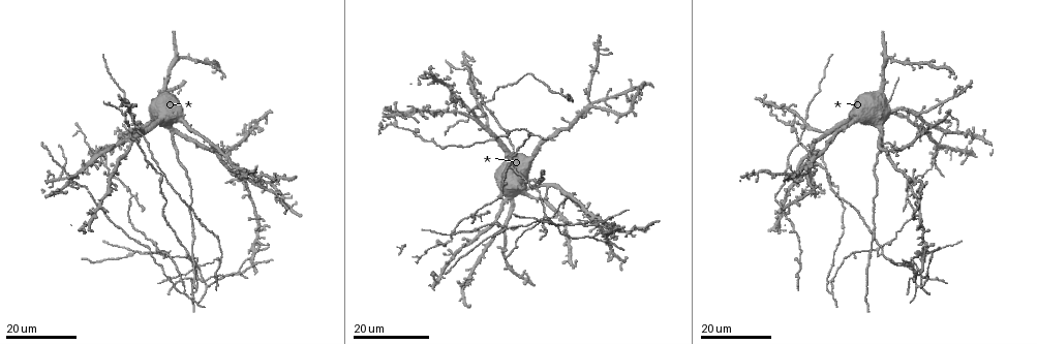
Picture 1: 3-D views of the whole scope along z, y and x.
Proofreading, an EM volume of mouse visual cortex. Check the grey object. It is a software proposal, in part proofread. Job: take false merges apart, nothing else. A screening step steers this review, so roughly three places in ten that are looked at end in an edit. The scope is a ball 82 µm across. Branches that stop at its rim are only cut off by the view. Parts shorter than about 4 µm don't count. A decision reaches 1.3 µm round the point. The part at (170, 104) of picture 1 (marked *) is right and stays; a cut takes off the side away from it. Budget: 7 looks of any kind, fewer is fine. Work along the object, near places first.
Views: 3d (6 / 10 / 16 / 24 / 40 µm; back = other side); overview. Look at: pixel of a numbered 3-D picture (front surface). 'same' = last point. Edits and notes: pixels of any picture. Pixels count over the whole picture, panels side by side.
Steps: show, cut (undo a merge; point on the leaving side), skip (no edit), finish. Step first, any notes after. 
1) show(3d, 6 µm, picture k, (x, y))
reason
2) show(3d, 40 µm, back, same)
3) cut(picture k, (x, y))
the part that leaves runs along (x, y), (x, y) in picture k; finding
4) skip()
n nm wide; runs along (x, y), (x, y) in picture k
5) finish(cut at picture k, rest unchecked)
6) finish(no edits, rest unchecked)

show(3d, 24 µm, picture 1, (505, 226))
looks like a crossing

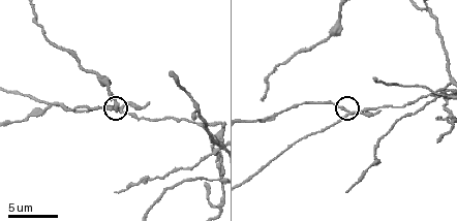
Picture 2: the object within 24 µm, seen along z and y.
show(3d, 6 µm, picture 2, (347, 112))
closer look

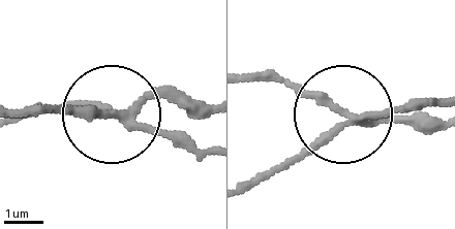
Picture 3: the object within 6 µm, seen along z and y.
cut(picture 3, (184, 106))
210 nm wide; the part that leaves runs along (119, 113), (13, 113) in picture 3; a second neuron is stuck on

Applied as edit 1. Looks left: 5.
show(3d, 16 µm, picture 1, (566, 196))
three-way junction

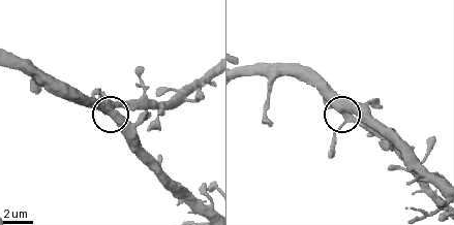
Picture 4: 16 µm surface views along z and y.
show(3d, 6 µm, picture 4, (116, 112))

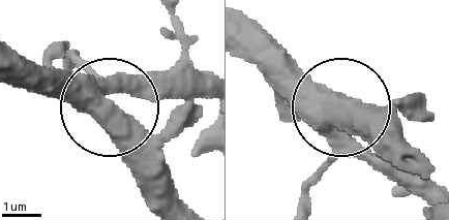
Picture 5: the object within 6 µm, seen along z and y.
skip()
530 nm wide; one neuron here

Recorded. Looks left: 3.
show(3d, 16 µm, picture 2, (337, 20))
sudden change in width

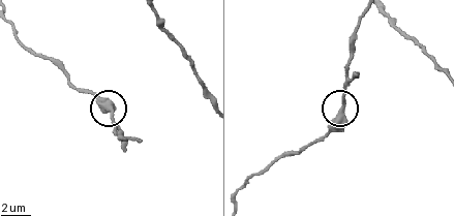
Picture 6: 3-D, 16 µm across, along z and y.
skip()
420 nm wide; runs along (241, 188), (326, 132), (340, 106), (344, 74) in picture 6; all the same neuron

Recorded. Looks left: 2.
finish(cut at picture 3, rest unchecked)

